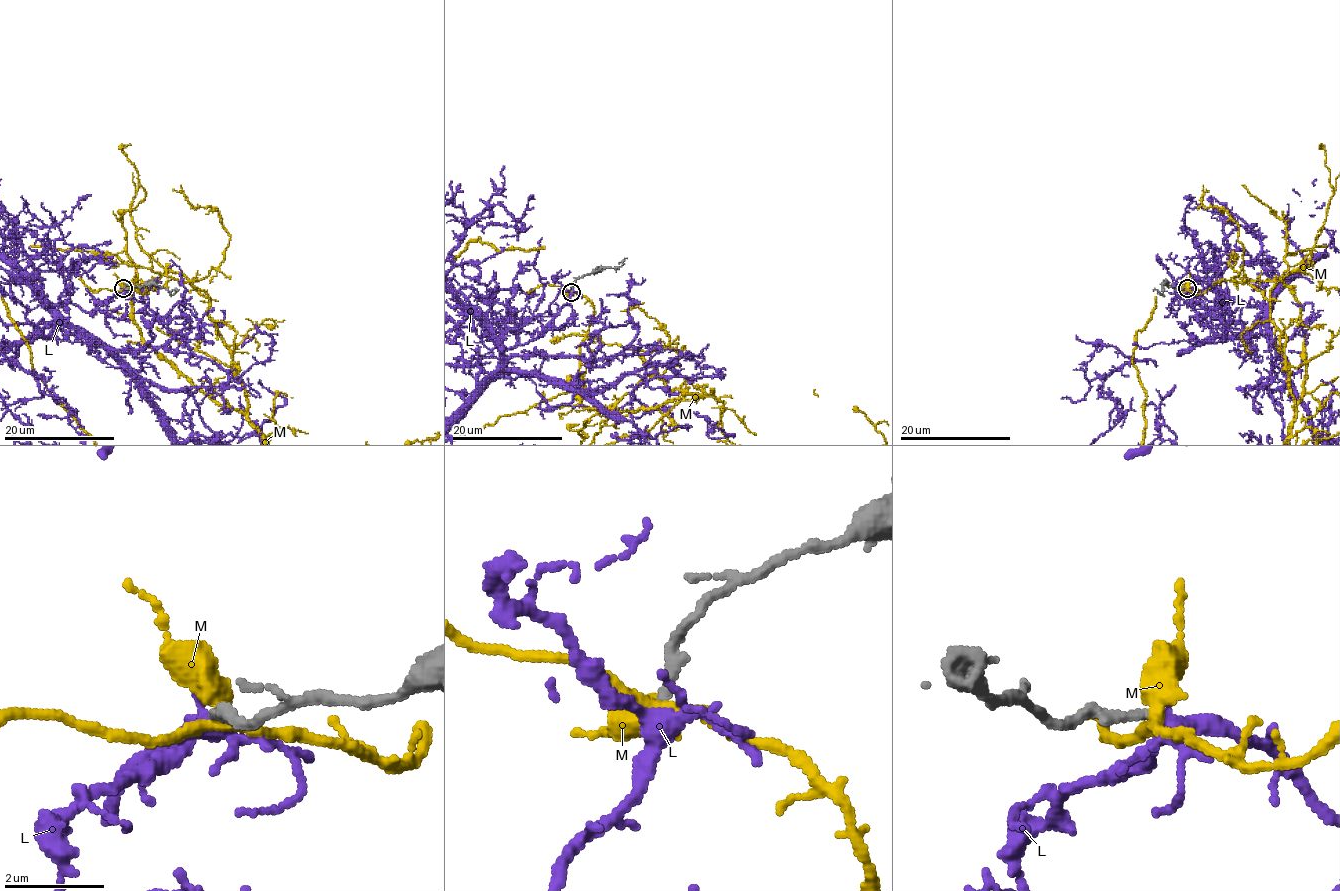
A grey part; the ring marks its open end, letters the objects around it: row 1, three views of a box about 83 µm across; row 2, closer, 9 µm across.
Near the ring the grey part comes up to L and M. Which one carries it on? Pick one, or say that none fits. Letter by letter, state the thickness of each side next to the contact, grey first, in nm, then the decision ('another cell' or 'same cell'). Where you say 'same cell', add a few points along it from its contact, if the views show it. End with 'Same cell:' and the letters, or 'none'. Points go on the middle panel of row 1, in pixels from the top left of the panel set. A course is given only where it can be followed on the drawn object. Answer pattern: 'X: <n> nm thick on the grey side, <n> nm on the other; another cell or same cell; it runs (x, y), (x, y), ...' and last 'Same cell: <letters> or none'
L: 200 nm thick on the grey side, 300 nm on the other; same cell
M: 200 nm thick on the grey side, 320 nm on the other; another cell
Same cell: L

